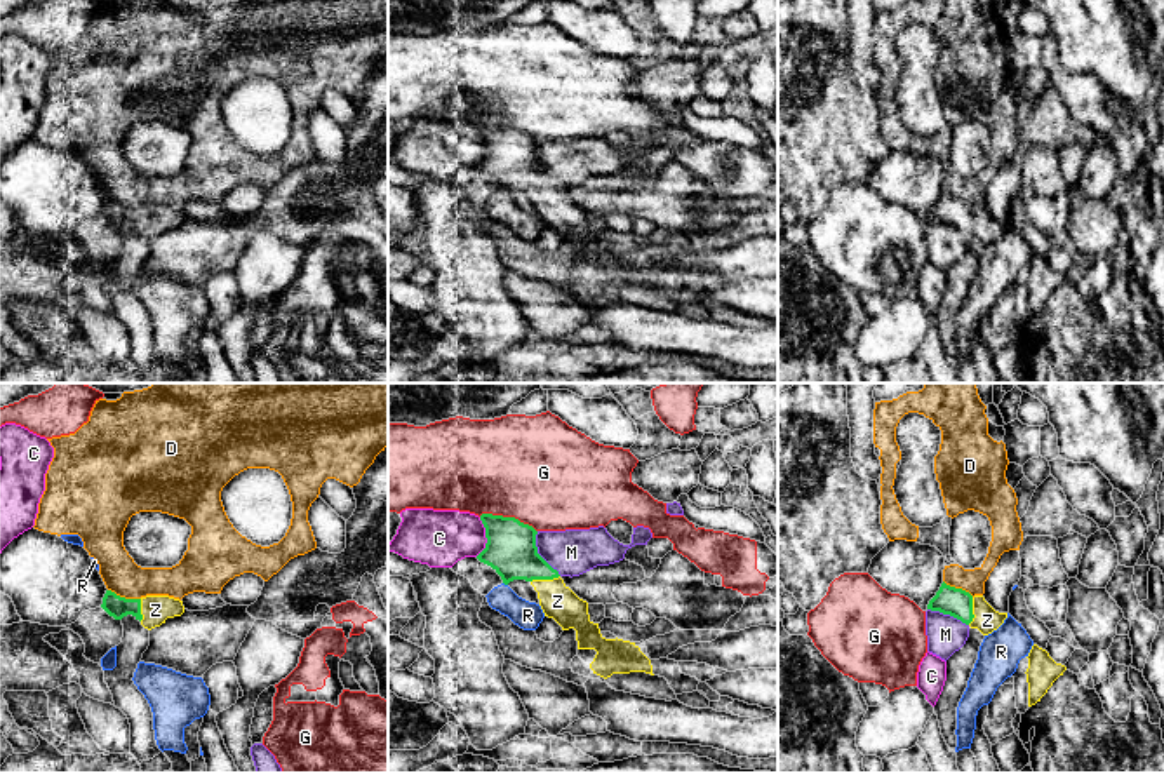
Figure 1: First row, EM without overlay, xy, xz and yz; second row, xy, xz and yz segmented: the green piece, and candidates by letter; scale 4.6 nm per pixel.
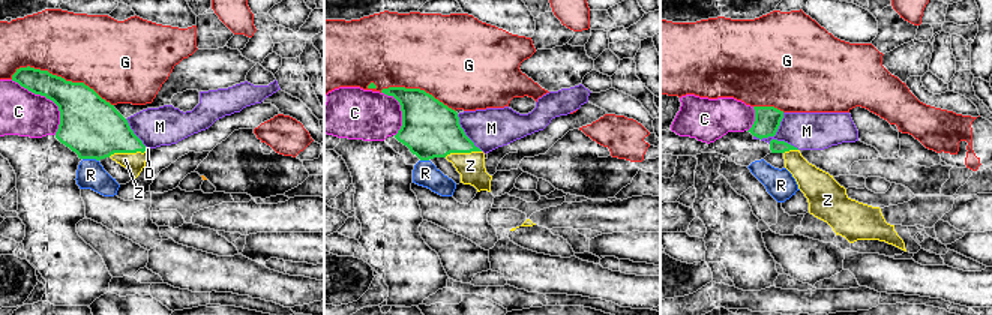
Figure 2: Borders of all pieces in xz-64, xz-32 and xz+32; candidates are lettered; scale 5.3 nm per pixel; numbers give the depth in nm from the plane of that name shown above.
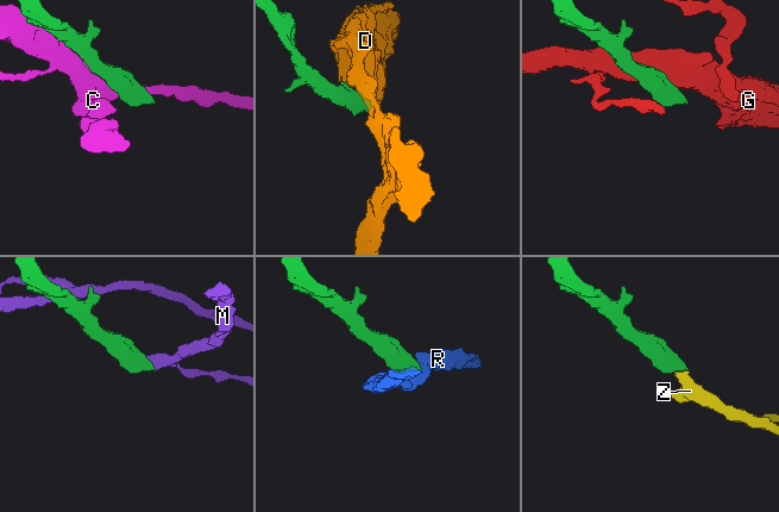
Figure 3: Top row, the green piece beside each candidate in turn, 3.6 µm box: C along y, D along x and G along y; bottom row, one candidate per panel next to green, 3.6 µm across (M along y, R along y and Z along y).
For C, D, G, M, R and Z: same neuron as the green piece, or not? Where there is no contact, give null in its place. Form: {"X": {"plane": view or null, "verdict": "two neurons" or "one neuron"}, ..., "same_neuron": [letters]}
{"C": {"plane": "xz", "verdict": "two neurons"}, "D": {"plane": "xy", "verdict": "two neurons"}, "G": {"plane": "xz", "verdict": "two neurons"}, "M": {"plane": "xz", "verdict": "two neurons"}, "R": {"plane": "xz", "verdict": "two neurons"}, "Z": {"plane": "xz", "verdict": "one neuron"}, "same_neuron": ["Z"]}

